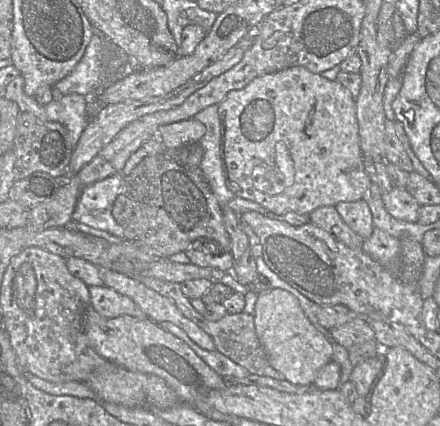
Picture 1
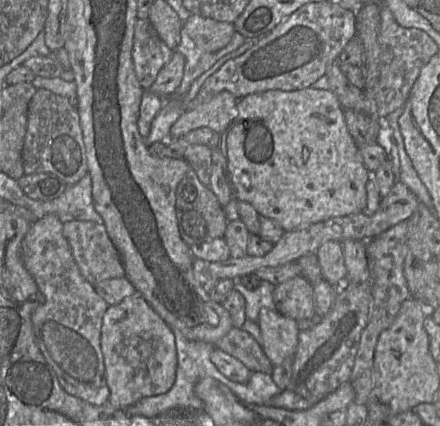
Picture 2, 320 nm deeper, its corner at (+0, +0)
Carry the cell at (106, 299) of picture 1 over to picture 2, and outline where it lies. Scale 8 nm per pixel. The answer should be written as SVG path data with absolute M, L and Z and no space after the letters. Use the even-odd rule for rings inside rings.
M139 293L107 308L100 345L111 407L125 410L142 398L164 394L172 388L177 369L173 331Z

